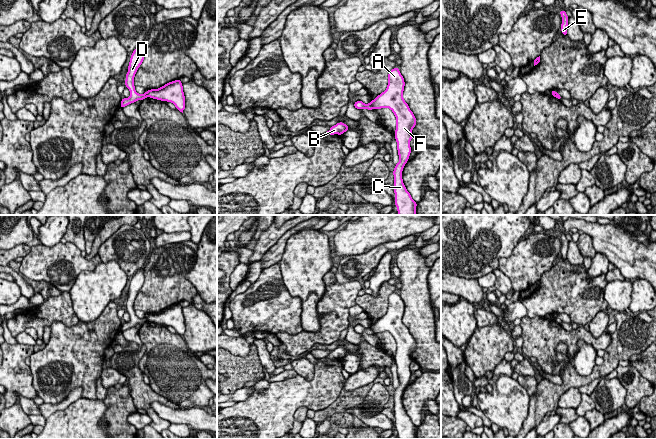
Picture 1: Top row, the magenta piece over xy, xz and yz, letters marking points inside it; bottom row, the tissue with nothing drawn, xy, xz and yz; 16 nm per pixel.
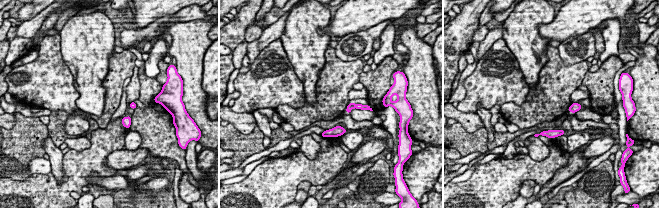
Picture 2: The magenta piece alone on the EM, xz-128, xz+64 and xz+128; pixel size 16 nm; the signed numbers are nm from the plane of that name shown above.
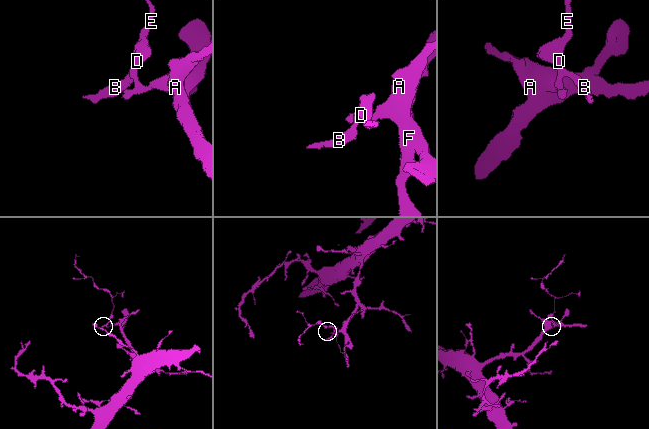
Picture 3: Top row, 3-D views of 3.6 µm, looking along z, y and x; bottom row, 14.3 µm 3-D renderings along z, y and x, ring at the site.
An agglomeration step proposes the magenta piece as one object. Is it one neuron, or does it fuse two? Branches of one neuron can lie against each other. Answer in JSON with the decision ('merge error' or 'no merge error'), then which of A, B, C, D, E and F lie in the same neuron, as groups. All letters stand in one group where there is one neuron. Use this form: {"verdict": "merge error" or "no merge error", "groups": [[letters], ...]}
{"verdict": "merge error", "groups": [["A", "C", "F"], ["B", "D", "E"]]}

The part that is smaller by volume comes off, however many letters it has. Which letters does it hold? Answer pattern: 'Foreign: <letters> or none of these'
Foreign: B, D, E

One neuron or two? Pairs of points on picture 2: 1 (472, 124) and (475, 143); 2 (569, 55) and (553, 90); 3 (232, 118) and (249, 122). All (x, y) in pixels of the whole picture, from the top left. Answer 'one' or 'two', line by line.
1: two
2: two
3: one

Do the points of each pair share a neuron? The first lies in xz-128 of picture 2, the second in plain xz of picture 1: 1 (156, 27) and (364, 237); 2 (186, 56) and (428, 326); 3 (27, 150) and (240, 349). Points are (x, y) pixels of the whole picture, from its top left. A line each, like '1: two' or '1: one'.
1: two
2: one
3: two

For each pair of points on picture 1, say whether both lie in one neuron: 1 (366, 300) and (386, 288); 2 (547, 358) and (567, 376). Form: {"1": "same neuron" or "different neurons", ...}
{"1": "same neuron", "2": "different neurons"}

